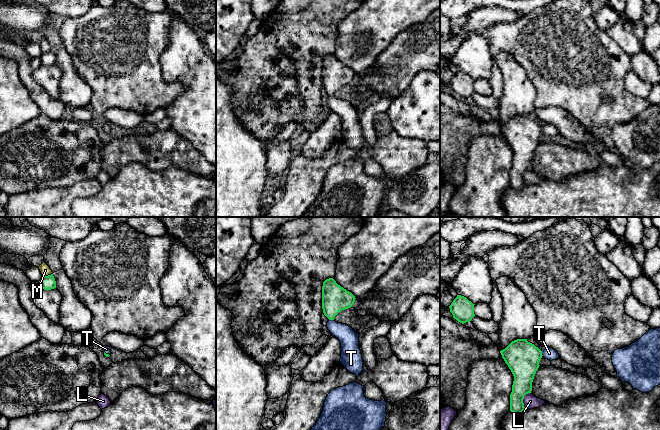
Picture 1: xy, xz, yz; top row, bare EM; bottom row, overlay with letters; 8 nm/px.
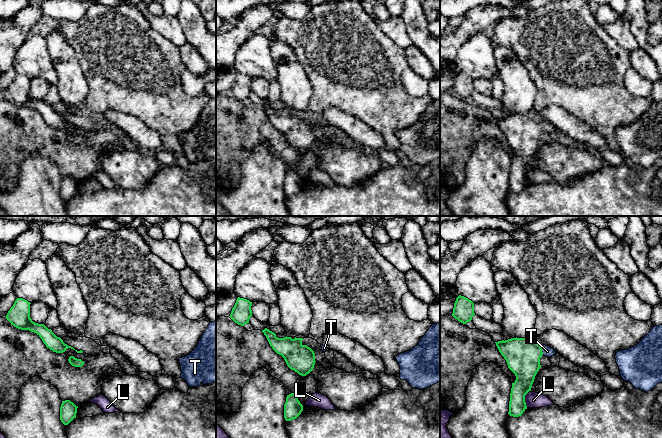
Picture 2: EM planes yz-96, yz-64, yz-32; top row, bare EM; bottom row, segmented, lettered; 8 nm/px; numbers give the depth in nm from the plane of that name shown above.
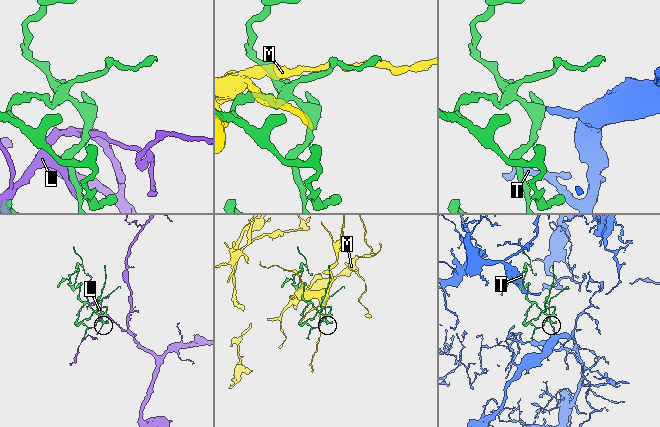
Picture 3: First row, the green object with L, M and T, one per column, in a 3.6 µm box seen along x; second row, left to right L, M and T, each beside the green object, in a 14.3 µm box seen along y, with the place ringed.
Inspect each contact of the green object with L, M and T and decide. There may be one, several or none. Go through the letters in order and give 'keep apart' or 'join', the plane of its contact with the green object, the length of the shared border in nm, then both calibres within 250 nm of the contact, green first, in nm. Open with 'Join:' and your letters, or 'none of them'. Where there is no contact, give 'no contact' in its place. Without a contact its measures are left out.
Join: T
L: keep apart; meets green in yz; contact 140 nm long; 200 nm thick on the green side, 110 nm on the other
M: keep apart; meets green in xy; contact 90 nm long; 110 nm thick on the green side, 90 nm on the other
T: join; meets green in yz; contact 50 nm long; 280 nm thick on the green side, 100 nm on the other

